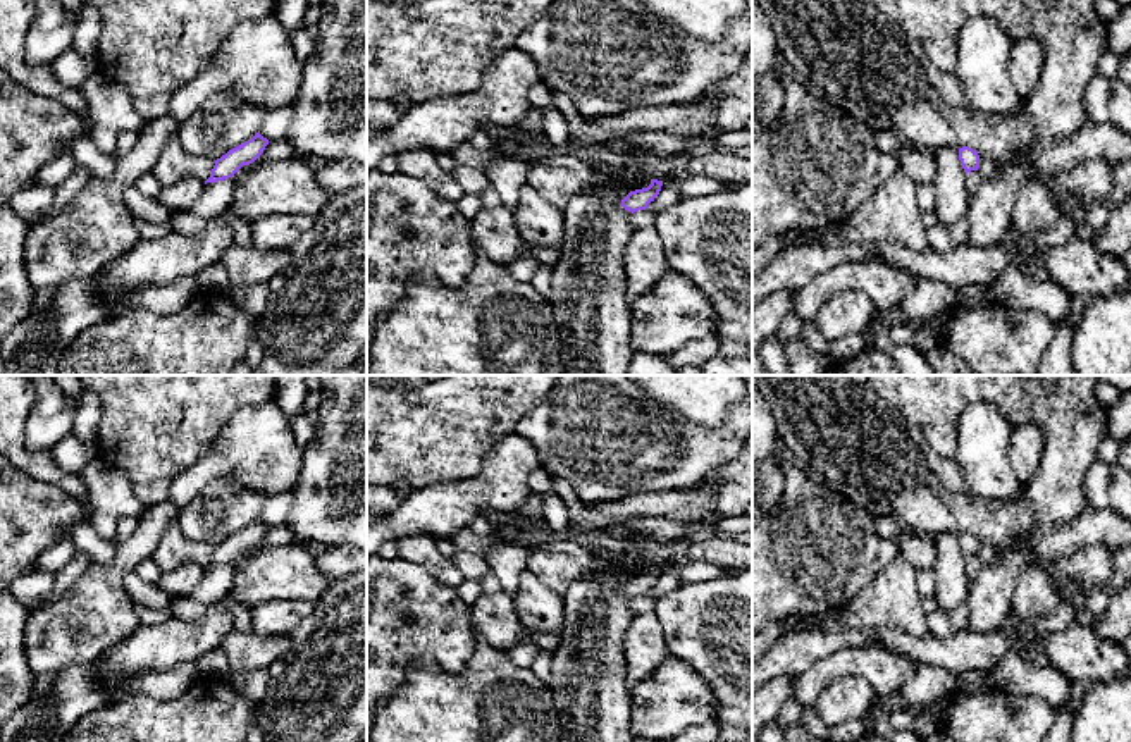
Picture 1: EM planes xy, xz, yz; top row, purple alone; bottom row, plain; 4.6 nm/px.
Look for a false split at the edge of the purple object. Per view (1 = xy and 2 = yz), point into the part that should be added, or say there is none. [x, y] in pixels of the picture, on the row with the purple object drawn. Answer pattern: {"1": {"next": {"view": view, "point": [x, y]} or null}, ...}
{"1": {"next": null}, "2": {"next": null}}

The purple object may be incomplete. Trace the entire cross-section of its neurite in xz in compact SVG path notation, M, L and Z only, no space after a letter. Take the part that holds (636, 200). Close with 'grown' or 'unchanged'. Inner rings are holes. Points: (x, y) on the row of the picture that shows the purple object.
M651 179L651 184L642 189L630 191L623 200L621 207L628 212L646 210L651 201L659 195L663 181Z; unchanged

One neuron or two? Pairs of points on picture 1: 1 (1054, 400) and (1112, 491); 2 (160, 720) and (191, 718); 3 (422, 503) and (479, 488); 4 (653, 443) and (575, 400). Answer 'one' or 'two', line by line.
1: two
2: one
3: one
4: one

